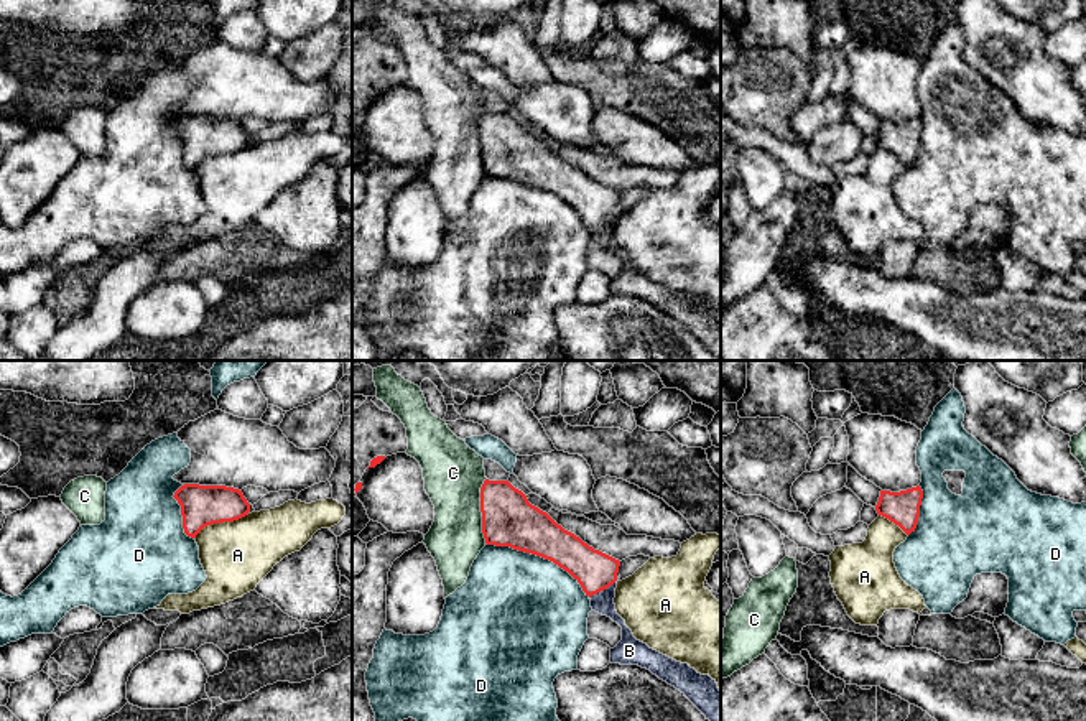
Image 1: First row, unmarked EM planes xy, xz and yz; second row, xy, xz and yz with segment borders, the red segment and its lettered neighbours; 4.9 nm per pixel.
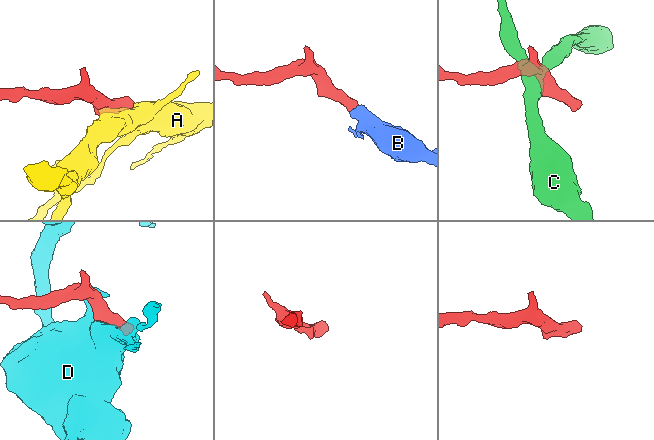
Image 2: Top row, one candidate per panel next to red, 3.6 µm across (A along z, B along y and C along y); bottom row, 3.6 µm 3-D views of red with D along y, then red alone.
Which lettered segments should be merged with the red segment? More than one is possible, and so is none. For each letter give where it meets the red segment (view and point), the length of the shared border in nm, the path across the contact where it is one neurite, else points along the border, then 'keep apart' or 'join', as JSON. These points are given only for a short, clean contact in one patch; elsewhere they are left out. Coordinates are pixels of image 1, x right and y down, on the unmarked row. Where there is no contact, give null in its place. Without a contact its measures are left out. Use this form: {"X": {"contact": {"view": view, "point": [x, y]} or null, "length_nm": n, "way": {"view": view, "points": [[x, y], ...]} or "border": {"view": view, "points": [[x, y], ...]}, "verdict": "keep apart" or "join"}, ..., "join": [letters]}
{"A": {"contact": {"view": "xy", "point": [221, 153]}, "length_nm": 300, "verdict": "keep apart"}, "B": {"contact": {"view": "xz", "point": [603, 221]}, "length_nm": 160, "way": {"view": "xz", "points": [[594, 201], [603, 221], [603, 234]]}, "verdict": "join"}, "C": {"contact": {"view": "xz", "point": [481, 142]}, "length_nm": 320, "verdict": "keep apart"}, "D": {"contact": {"view": "xz", "point": [538, 186]}, "length_nm": 600, "verdict": "keep apart"}, "join": ["B"]}

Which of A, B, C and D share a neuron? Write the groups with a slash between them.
A / B / C / D

